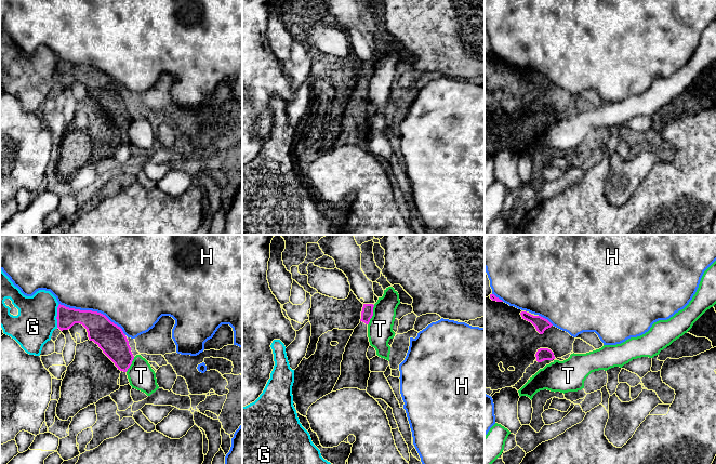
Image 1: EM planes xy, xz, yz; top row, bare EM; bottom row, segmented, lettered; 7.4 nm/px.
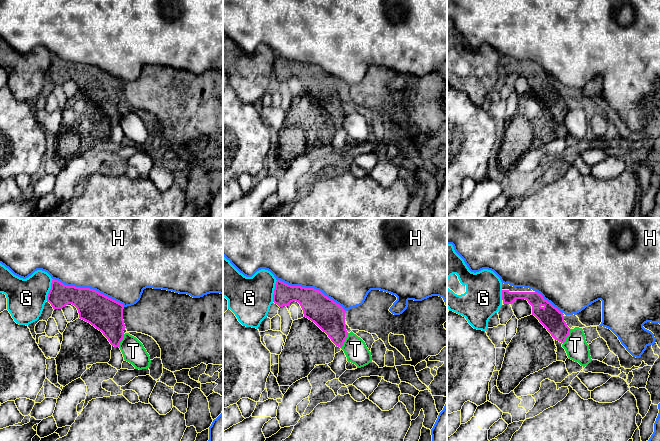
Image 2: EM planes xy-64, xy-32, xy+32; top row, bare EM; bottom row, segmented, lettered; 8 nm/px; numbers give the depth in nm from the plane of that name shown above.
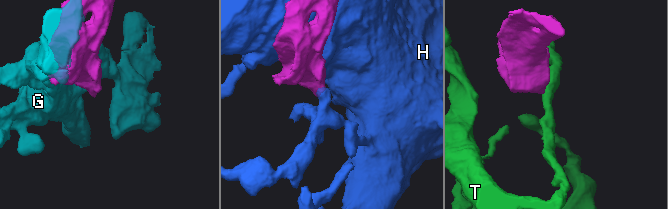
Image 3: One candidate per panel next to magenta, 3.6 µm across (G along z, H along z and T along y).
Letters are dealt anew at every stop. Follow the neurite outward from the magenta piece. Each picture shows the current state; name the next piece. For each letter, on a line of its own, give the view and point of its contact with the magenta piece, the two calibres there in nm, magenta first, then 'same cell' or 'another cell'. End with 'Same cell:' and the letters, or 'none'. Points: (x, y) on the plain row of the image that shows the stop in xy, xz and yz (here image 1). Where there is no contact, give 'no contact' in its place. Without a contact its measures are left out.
G: contact xy (57, 74); calibres 150 and 300 nm; another cell
H: contact xy (93, 69); calibres 220 and 480 nm; another cell
T: contact xz (372, 73); calibres 90 and 190 nm; another cell
Same cell: none

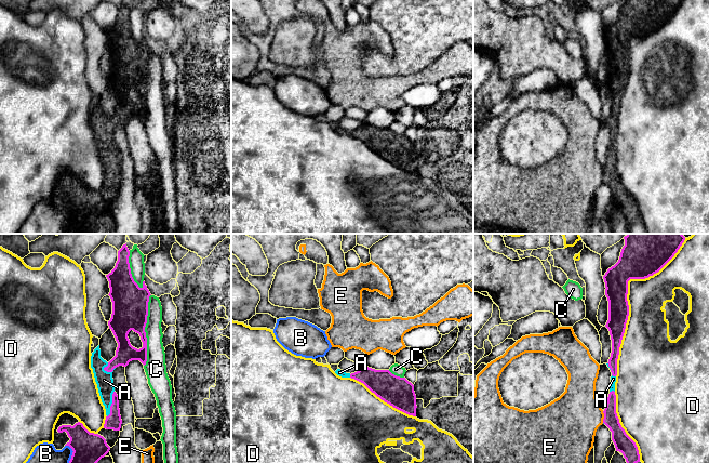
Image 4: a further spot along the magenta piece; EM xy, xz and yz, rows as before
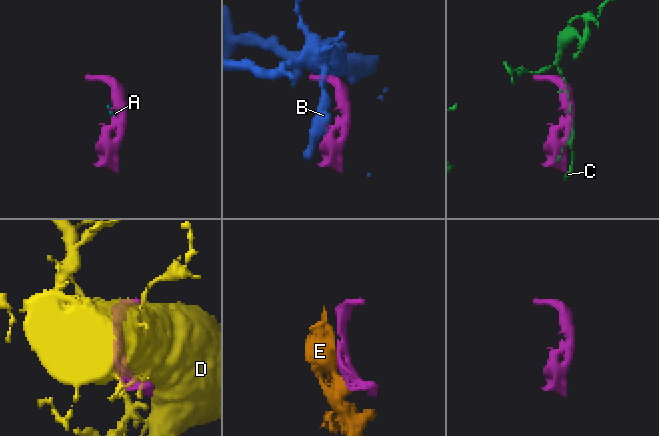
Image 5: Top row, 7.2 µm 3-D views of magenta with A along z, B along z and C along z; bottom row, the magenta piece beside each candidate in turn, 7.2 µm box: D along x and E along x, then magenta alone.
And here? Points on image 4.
A: contact xy (111, 161); calibres 120 and 130 nm; same cell
B: contact xy (70, 217); calibres 240 and 320 nm; another cell
C: contact xy (144, 88); calibres 280 and 140 nm; another cell
D: contact yz (626, 57); calibres 190 and 300 nm; another cell
E: contact yz (604, 174); calibres 140 and 400 nm; another cell
Same cell: A

